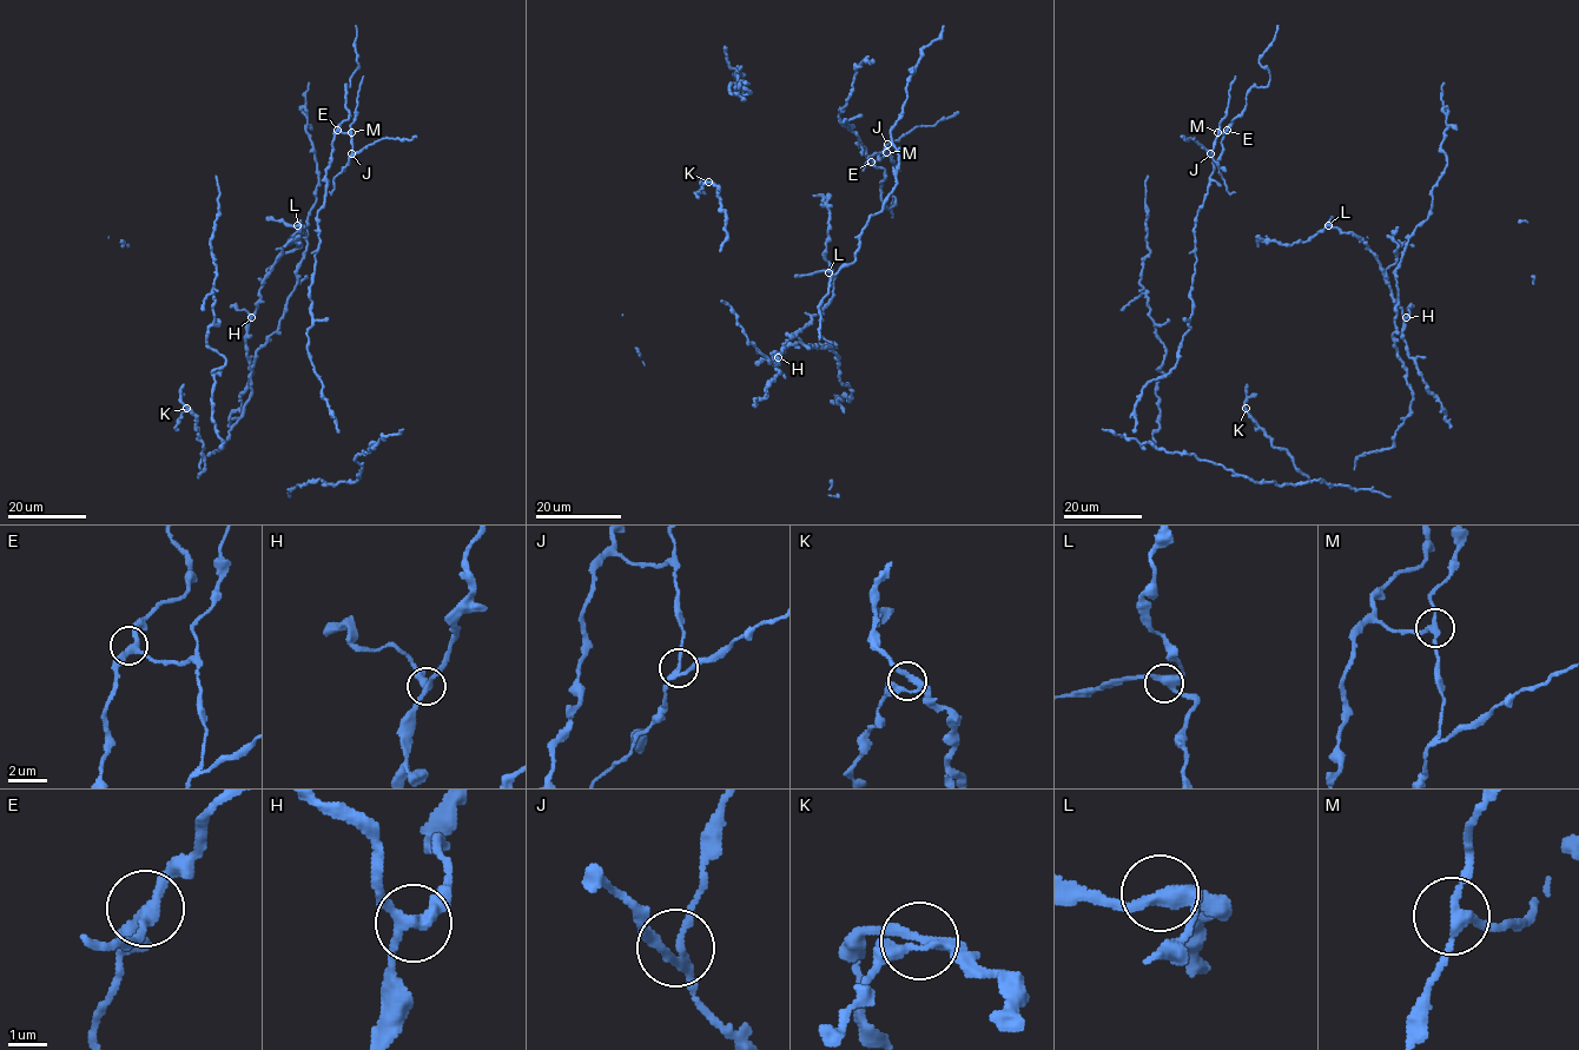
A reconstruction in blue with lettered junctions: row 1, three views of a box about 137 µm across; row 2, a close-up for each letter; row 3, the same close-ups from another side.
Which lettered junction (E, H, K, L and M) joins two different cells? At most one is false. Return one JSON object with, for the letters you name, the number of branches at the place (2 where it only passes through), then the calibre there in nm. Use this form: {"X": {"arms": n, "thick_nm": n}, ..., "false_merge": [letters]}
{"M": {"arms": 3, "thick_nm": 240}, "false_merge": ["M"]}

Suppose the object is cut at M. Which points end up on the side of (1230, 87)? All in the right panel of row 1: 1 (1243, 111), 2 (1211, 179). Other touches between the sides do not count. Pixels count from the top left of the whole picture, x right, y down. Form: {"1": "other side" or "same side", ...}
{"1": "other side", "2": "other side"}

